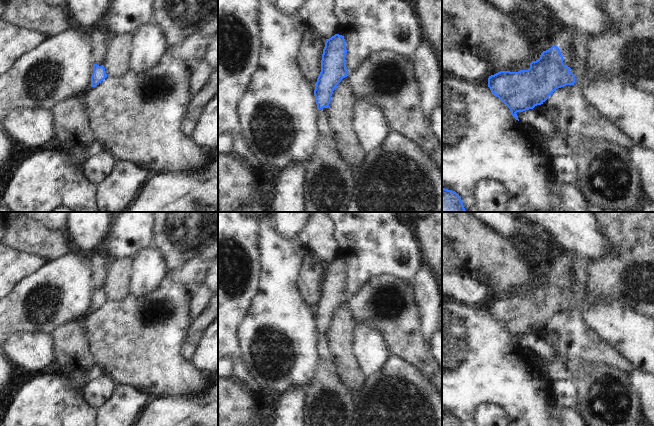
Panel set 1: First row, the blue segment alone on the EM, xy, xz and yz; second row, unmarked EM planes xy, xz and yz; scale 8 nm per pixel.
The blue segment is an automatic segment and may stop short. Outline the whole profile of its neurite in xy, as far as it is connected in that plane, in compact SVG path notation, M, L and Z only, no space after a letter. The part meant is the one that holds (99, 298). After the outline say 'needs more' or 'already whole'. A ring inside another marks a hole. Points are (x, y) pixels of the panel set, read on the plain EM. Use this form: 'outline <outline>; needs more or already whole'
outline M99 249L93 251L89 259L91 261L91 276L93 277L93 297L91 300L91 311L96 311L106 301L106 295L103 290L106 277L106 268L109 257L101 253Z; needs more

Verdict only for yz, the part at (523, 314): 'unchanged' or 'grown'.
grown

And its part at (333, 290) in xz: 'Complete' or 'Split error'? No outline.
Split error

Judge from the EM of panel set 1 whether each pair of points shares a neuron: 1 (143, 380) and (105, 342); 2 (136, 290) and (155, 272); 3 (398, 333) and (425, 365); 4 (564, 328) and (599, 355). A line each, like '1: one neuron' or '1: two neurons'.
1: one neuron
2: one neuron
3: one neuron
4: one neuron

